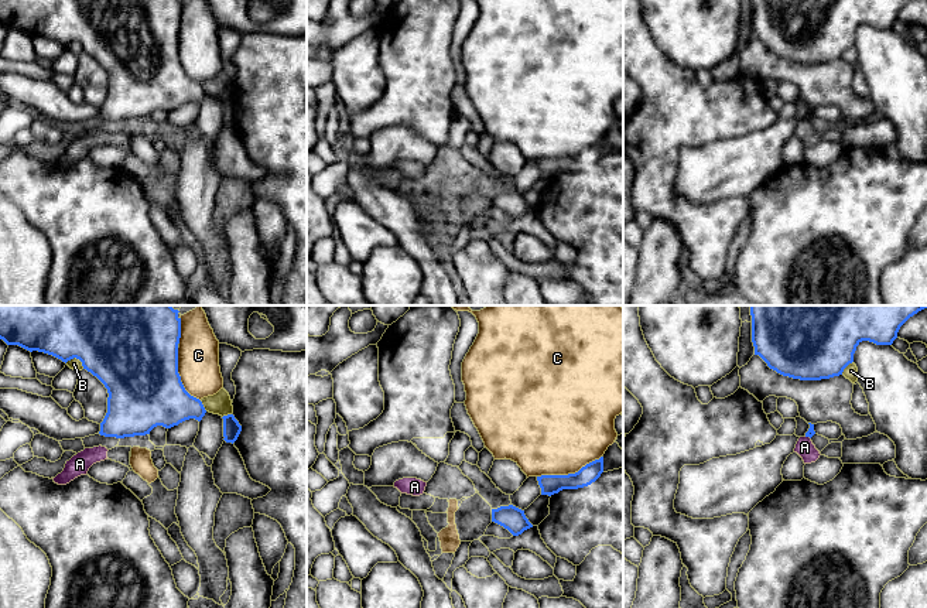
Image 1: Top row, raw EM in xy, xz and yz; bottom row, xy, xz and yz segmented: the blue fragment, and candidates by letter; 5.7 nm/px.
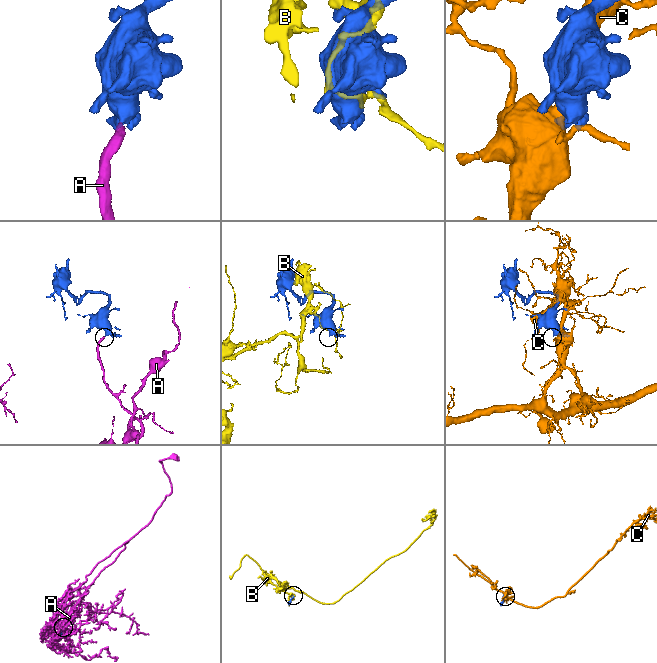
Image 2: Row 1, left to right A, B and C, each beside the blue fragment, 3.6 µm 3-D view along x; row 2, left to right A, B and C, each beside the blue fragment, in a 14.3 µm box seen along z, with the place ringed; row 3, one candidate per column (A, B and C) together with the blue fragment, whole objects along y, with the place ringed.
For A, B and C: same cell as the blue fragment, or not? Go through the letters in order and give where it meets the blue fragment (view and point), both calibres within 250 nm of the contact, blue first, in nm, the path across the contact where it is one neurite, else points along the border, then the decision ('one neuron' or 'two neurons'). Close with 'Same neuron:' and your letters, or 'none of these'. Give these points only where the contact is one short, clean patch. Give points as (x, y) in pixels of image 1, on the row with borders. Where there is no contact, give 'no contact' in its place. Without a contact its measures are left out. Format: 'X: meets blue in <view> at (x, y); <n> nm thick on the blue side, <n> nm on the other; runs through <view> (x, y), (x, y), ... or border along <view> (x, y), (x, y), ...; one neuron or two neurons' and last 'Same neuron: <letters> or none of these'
A: meets blue in yz at (807, 436); 50 nm thick on the blue side, 110 nm on the other; runs through yz (810, 433), (807, 436), (804, 447); one neuron
B: meets blue in xy at (77, 358); 500 nm thick on the blue side, 70 nm on the other; two neurons
C: meets blue in xz at (568, 474); 110 nm thick on the blue side, 500 nm on the other; two neurons
Same neuron: A

